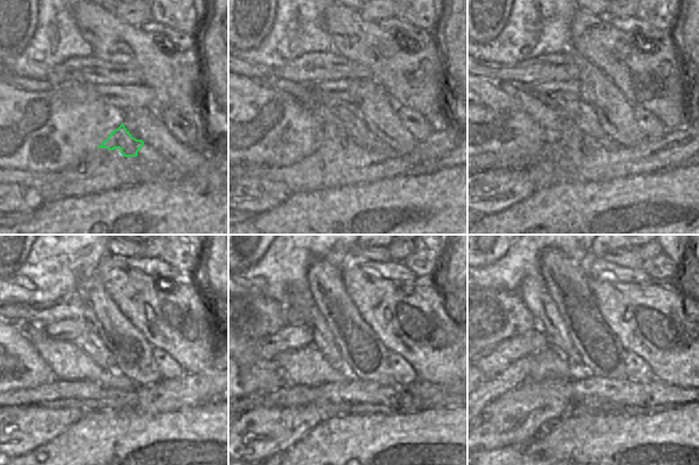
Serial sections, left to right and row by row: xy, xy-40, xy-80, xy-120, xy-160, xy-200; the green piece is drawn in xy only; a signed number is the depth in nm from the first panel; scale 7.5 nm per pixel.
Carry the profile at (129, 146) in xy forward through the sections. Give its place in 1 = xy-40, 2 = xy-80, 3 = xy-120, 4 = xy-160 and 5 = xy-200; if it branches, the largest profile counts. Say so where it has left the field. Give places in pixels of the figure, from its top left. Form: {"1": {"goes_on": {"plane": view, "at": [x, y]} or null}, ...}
{"1": {"goes_on": {"plane": "xy-40", "at": [349, 115]}}, "2": {"goes_on": {"plane": "xy-80", "at": [582, 113]}}, "3": {"goes_on": {"plane": "xy-120", "at": [90, 341]}}, "4": {"goes_on": {"plane": "xy-160", "at": [301, 301]}}, "5": {"goes_on": {"plane": "xy-200", "at": [533, 291]}}}

